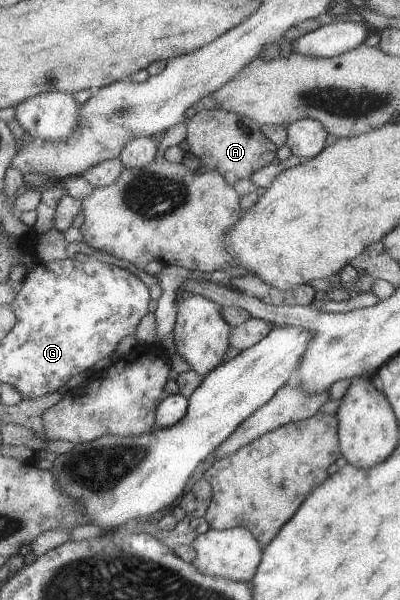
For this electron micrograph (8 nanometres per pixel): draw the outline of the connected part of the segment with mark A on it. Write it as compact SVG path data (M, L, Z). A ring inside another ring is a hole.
M216 108L202 110L191 117L187 128L190 152L202 163L197 171L219 170L232 185L236 180L249 178L257 169L272 164L279 156L278 145L265 135L262 126L234 112Z

